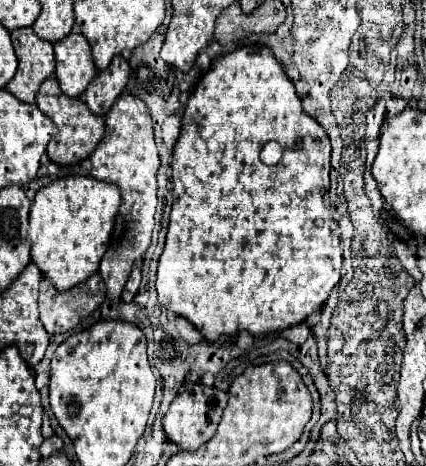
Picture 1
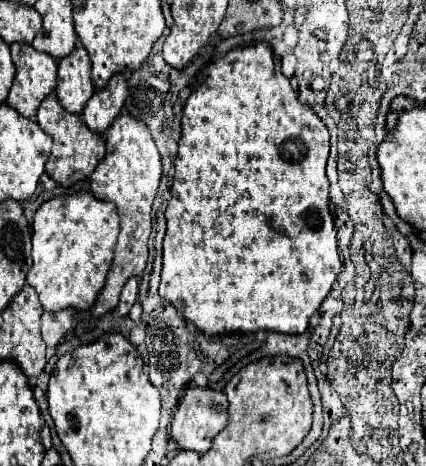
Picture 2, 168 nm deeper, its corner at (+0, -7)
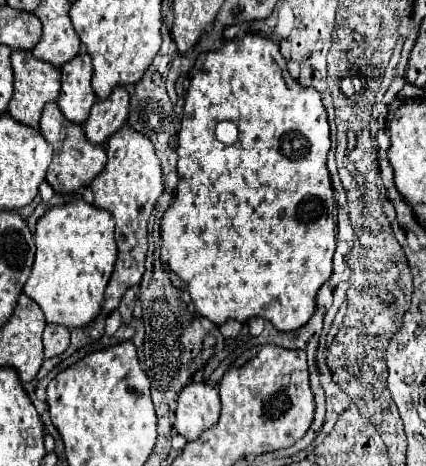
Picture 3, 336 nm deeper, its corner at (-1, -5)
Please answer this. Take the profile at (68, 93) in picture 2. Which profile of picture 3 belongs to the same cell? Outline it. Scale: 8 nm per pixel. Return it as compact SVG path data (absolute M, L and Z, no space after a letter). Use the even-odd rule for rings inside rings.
M78 53L72 61L62 67L62 89L56 99L60 111L68 121L84 123L90 107L96 101L96 93L90 87L92 61L88 53Z

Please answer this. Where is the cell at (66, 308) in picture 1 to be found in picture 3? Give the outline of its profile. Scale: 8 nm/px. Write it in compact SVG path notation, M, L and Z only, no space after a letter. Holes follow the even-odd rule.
M46 323L46 329L44 329L44 355L46 357L54 357L66 351L68 343L70 343L70 329L66 325Z

